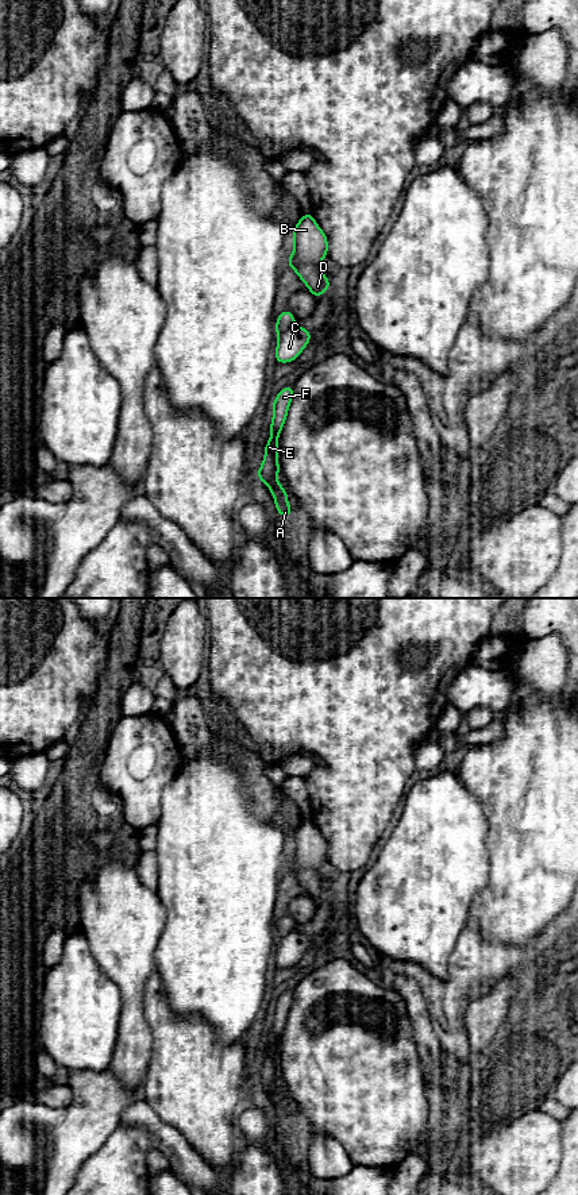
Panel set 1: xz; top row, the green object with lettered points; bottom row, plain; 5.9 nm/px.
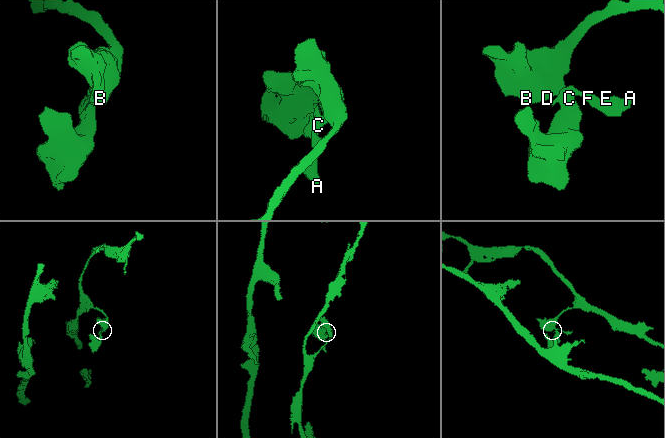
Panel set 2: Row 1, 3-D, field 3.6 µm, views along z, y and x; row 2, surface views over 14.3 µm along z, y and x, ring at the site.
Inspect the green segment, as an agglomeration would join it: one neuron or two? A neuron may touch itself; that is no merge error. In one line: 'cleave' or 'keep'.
cleave

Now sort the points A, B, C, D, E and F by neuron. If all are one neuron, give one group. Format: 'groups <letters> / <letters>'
groups A E F / B C D

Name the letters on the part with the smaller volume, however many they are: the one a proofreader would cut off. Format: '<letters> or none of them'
A, E, F

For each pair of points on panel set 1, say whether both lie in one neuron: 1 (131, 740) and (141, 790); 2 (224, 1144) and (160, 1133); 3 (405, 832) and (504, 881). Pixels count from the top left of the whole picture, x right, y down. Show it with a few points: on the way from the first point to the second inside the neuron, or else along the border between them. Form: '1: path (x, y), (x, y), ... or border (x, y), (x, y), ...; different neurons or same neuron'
1: path (123, 752), (123, 774), (128, 779); same neuron
2: border (160, 1117), (172, 1125), (204, 1161); different neurons
3: border (485, 841), (488, 881), (473, 901); different neurons

